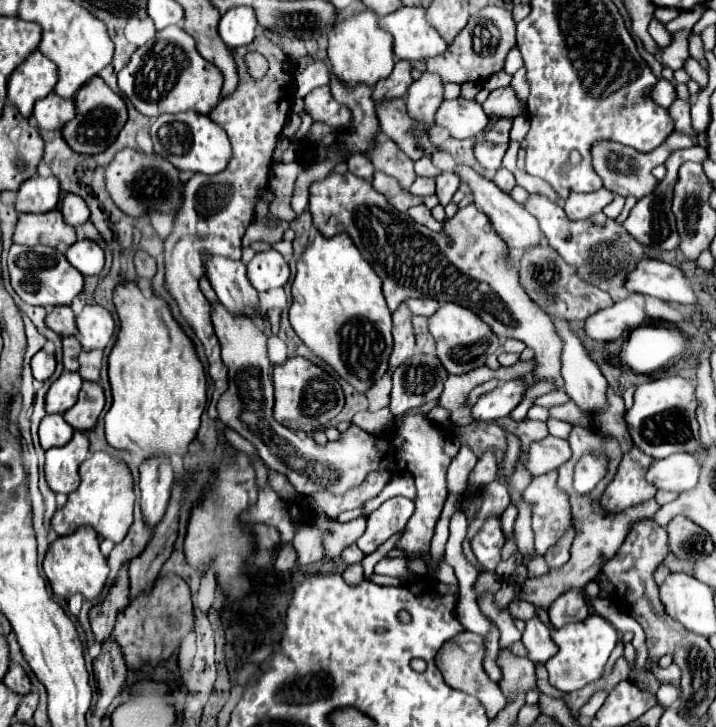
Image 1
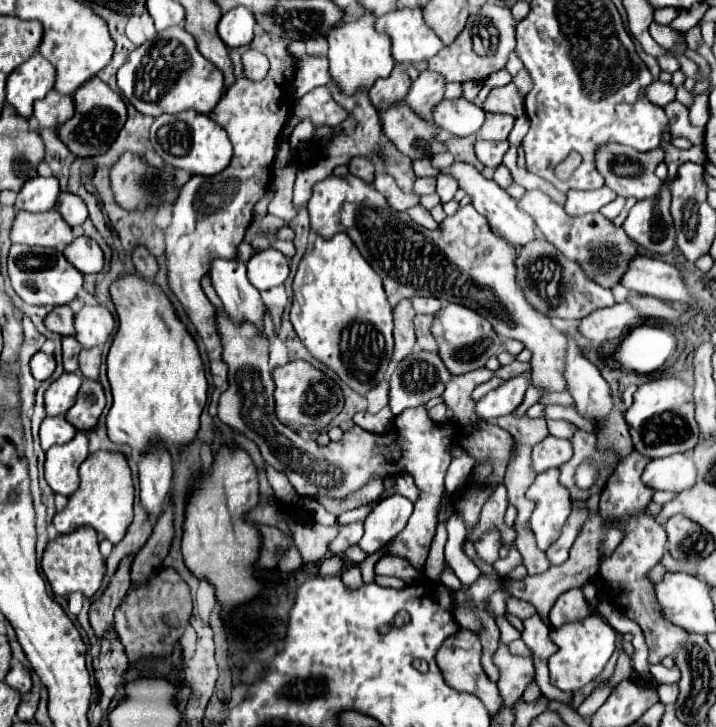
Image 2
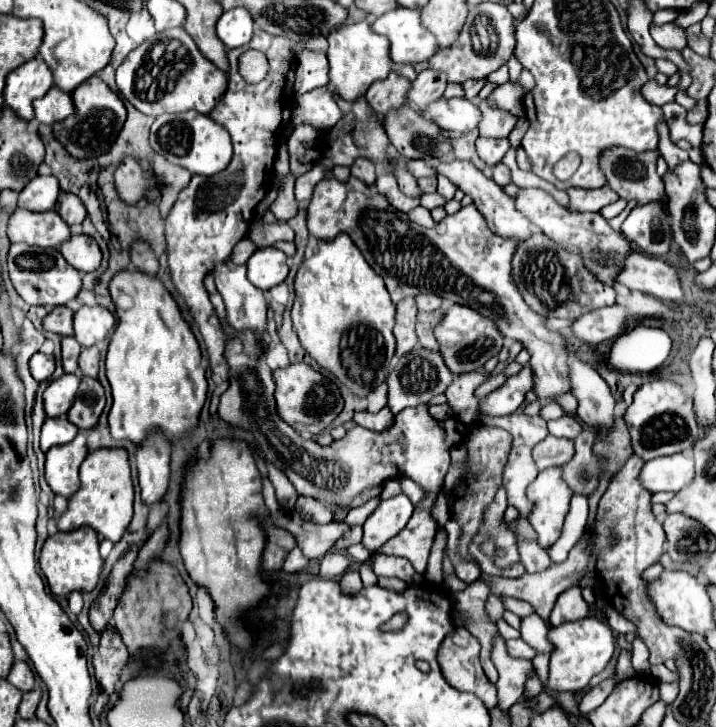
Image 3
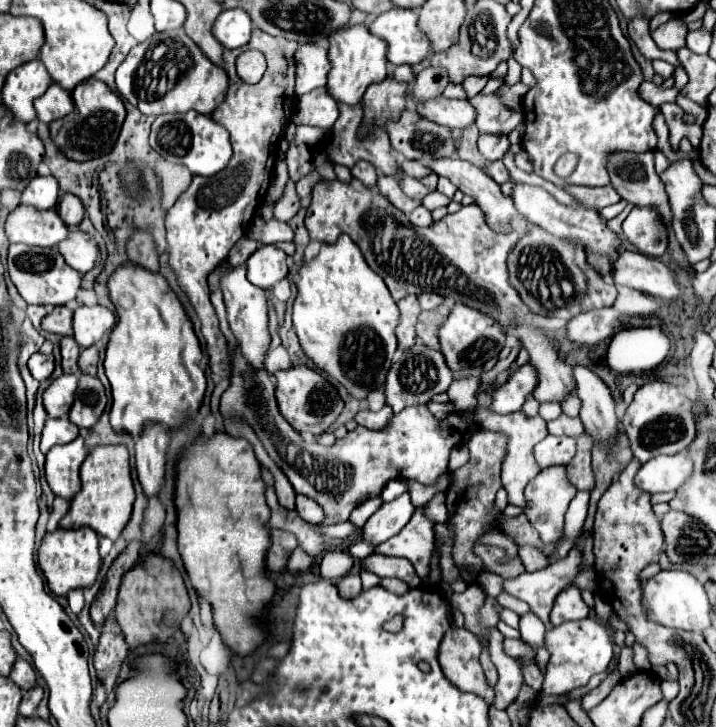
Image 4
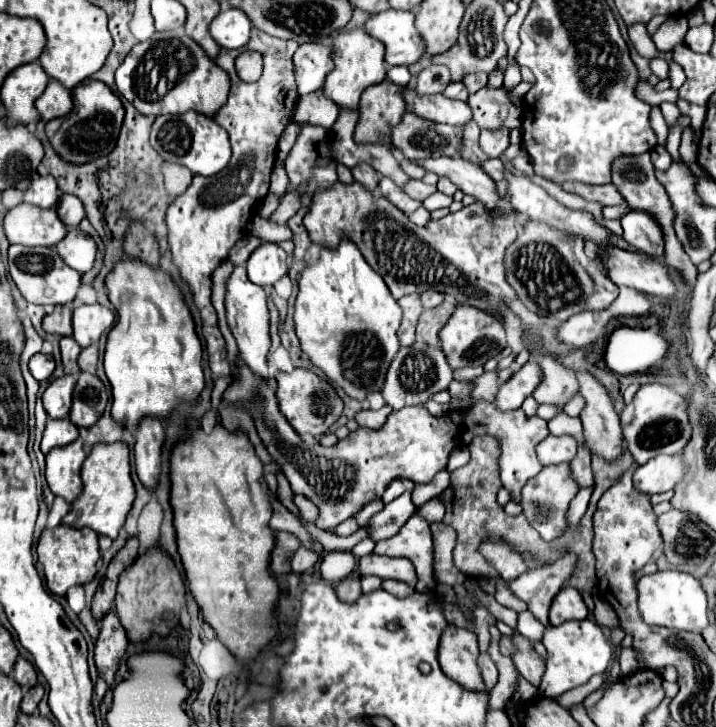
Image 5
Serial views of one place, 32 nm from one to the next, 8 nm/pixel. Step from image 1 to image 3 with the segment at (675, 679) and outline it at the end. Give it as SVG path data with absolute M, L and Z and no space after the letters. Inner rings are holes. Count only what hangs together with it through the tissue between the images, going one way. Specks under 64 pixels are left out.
M654 665L650 667L651 676L659 683L668 683L677 681L679 673L670 671L665 665Z

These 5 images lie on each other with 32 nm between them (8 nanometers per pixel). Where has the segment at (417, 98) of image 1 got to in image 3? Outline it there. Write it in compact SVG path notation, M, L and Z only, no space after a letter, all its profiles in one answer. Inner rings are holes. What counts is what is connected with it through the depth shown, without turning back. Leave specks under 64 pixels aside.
M432 68L422 70L418 74L418 78L412 82L412 88L408 92L408 100L418 112L424 112L424 108L432 100L438 100L444 94L446 84L448 84L448 80L442 70L432 70Z

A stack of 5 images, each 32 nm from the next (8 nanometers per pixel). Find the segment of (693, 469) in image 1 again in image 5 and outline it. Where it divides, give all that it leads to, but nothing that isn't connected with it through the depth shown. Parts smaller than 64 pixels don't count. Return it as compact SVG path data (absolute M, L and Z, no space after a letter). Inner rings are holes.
M680 454L656 456L634 470L632 482L636 490L652 496L672 490L674 484L680 482L680 476L684 476L684 464Z

